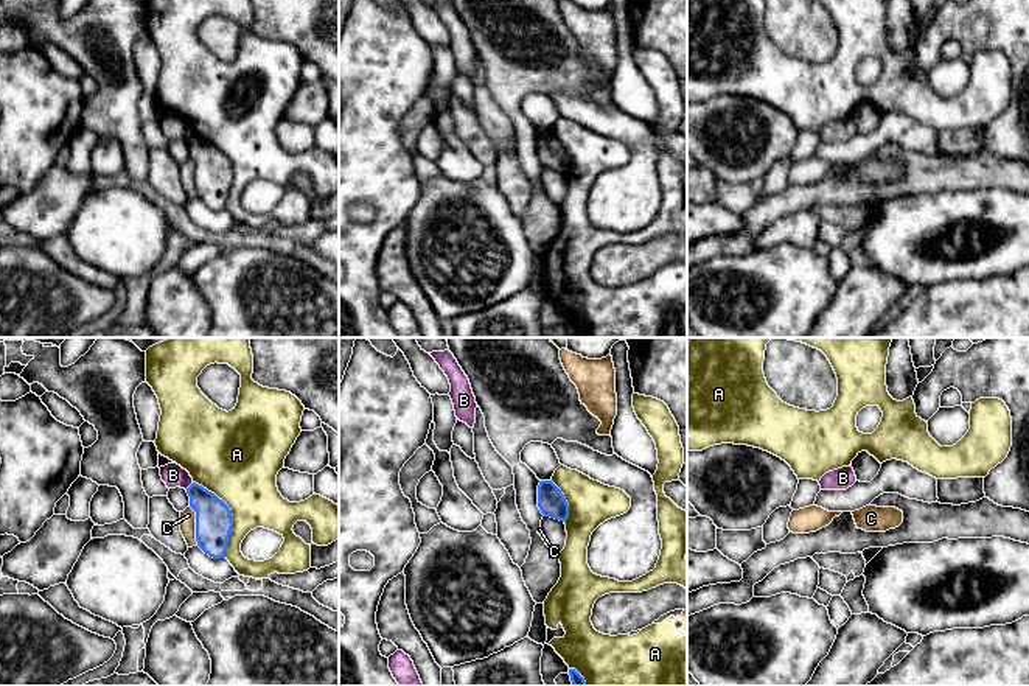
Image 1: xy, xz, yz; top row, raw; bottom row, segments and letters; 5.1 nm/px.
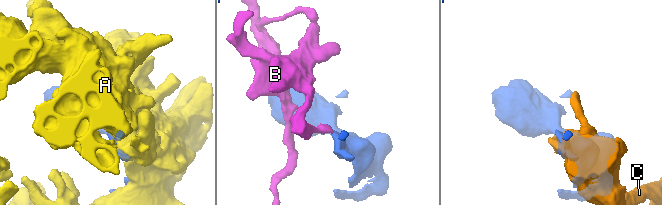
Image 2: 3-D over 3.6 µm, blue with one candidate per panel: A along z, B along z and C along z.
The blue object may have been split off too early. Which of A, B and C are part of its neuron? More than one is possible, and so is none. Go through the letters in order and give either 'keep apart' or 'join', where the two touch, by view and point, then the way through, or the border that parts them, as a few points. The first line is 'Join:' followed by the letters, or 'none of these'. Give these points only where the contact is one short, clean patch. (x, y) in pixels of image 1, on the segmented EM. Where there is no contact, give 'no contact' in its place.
Join: none of these
A: keep apart; contact xy (230, 514)
B: keep apart; contact xy (190, 486); border xy (193, 482), (185, 489)
C: keep apart; contact xy (196, 526)

